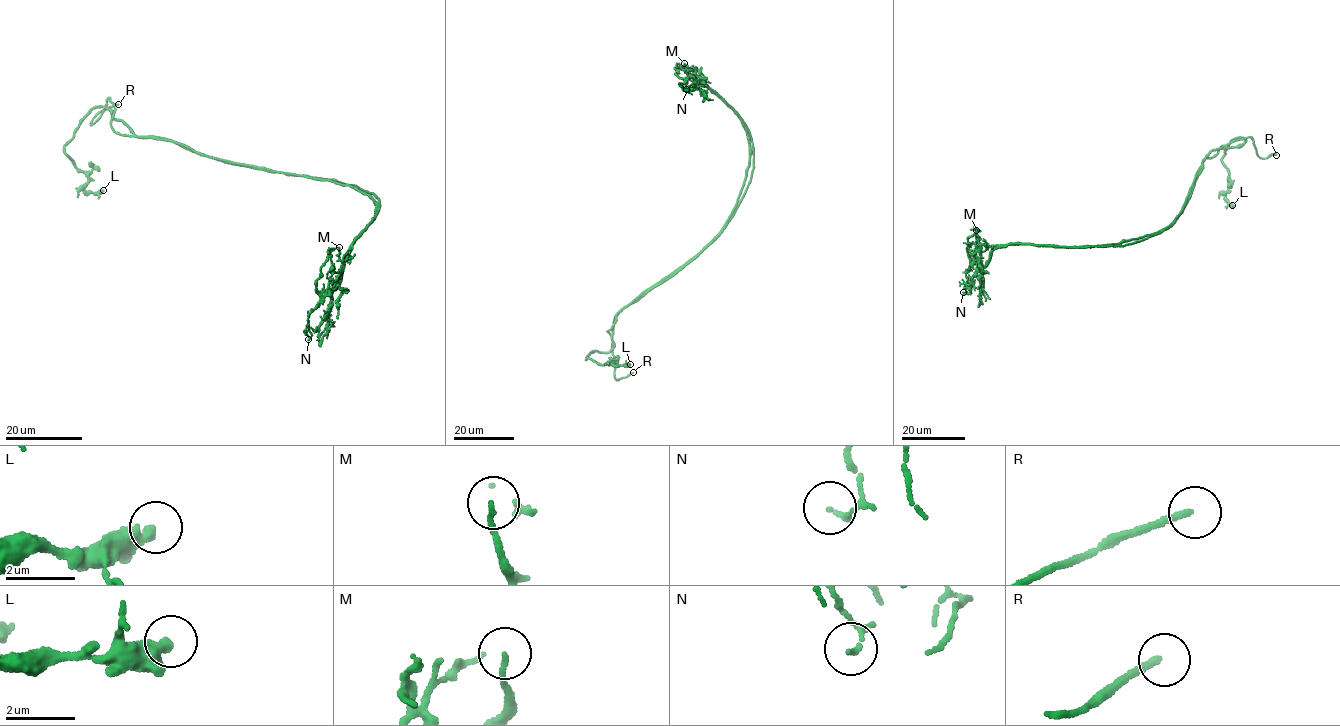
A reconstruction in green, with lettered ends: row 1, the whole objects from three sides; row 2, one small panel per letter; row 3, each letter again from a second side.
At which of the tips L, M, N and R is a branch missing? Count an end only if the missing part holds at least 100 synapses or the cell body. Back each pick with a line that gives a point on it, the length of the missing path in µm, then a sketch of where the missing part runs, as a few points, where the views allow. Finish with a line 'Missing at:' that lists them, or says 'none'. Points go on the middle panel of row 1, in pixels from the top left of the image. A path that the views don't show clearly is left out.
R: at (633, 372); about 5 µm are missing
Missing at: R

